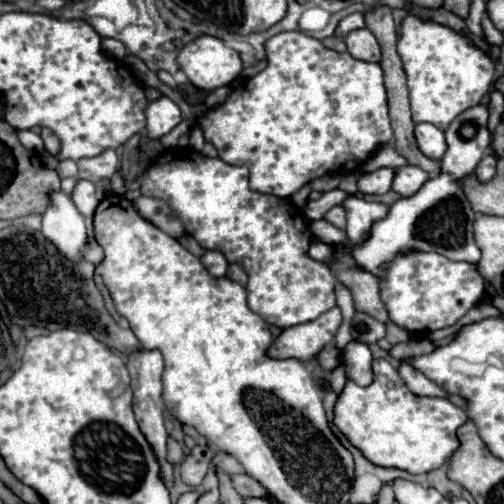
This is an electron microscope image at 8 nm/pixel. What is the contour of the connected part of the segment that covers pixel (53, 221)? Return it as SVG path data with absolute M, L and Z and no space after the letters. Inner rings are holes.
M62 190L50 192L50 202L42 212L42 232L60 252L64 252L64 256L82 260L82 250L86 248L84 216Z

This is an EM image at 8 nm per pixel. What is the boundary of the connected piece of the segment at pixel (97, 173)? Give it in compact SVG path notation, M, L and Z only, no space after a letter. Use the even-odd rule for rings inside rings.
M112 148L104 150L94 158L78 160L78 178L84 180L104 180L110 178L118 170L118 156Z

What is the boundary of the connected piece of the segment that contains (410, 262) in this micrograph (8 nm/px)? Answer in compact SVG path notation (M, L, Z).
M412 252L398 256L390 264L388 280L380 282L380 294L388 308L390 320L410 334L420 336L426 330L438 330L456 324L470 308L482 304L486 296L486 282L480 276L476 264L452 262L436 252Z

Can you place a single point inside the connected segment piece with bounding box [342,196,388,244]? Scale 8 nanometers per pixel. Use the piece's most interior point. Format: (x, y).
(359, 213)

